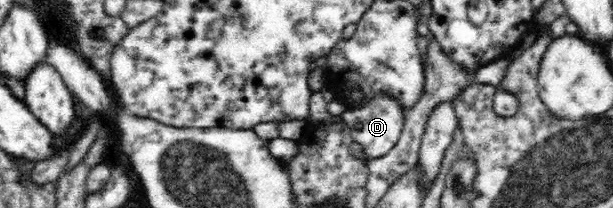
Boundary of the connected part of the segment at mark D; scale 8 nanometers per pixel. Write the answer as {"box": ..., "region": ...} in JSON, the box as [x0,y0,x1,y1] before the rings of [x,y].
{"box":[341,91,404,161],"region":[[[385,91],[375,93],[357,109],[346,109],[341,119],[352,128],[353,139],[361,145],[365,161],[385,155],[396,143],[404,126],[404,106],[397,96]]]}

